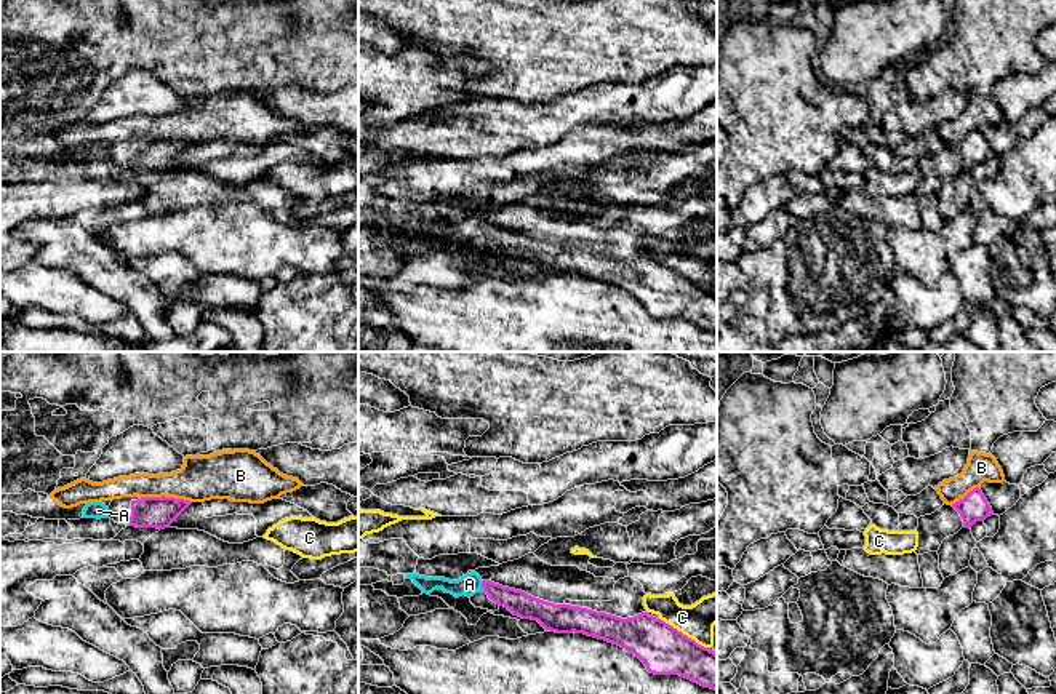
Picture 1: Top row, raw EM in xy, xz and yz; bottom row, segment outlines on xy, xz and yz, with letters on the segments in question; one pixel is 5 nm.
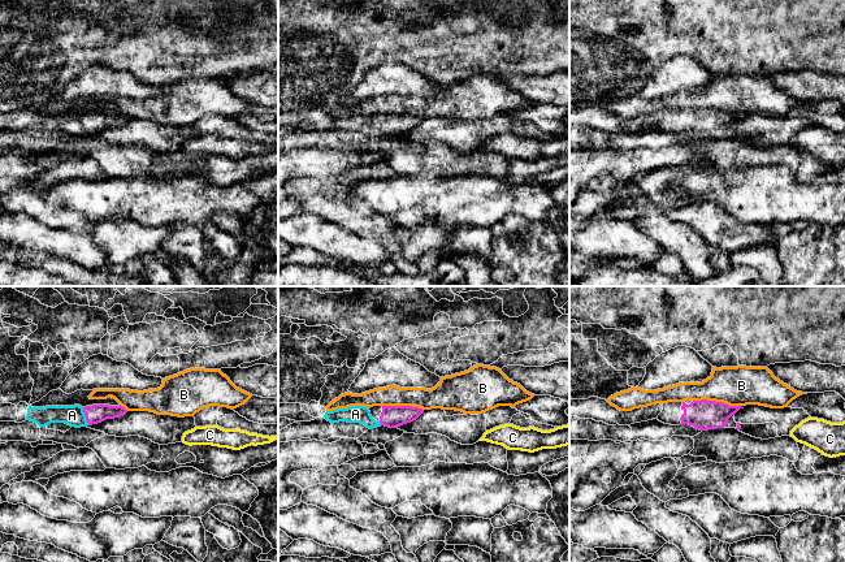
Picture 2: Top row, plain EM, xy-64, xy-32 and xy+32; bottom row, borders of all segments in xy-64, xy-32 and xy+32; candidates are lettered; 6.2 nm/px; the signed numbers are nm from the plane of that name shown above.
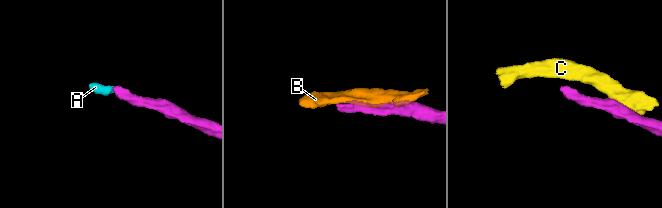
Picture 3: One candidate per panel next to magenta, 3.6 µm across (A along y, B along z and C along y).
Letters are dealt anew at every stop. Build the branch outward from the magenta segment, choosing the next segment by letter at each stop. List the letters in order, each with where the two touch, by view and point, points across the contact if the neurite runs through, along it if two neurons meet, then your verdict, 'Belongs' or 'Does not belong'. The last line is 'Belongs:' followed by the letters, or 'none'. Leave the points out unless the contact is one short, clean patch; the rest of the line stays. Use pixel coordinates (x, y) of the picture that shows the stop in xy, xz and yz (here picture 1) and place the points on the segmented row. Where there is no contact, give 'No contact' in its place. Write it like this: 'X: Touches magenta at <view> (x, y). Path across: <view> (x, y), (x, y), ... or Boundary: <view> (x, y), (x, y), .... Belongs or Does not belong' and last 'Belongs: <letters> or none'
A: Touches magenta at xz (482, 586). Path across: xz (519, 603), (482, 586), (469, 584). Belongs
B: Touches magenta at xy (167, 498). Boundary: xy (141, 496), (173, 496), (191, 502). Does not belong
C: Touches magenta at xz (682, 634). Does not belong
Belongs: A

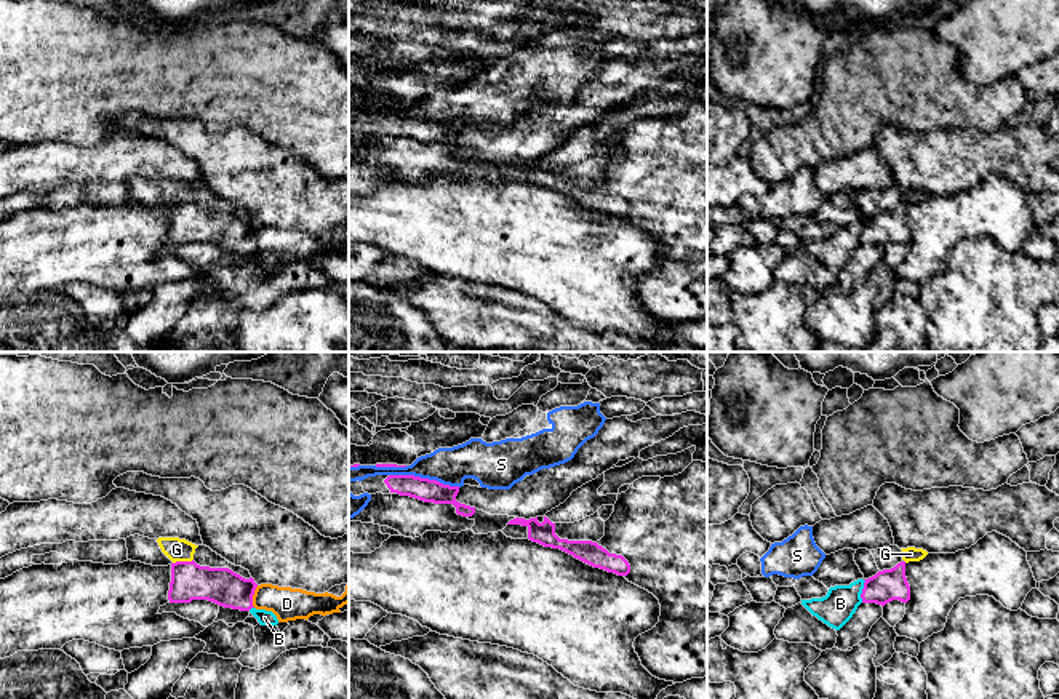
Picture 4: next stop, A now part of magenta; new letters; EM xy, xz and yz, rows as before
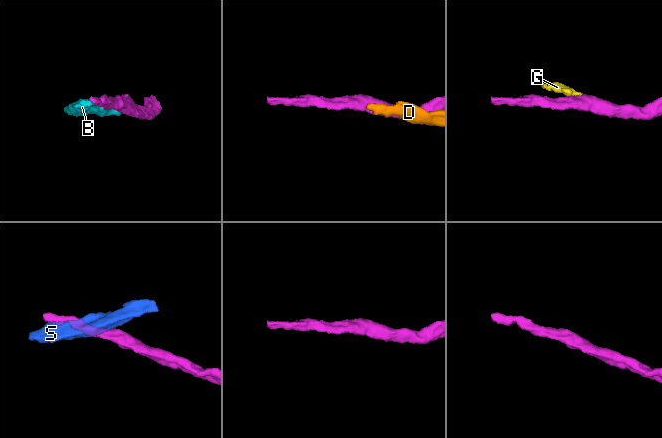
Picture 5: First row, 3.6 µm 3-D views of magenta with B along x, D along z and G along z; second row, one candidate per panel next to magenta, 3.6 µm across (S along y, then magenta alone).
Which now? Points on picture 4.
B: Touches magenta at yz (863, 591). Does not belong
D: Touches magenta at xy (251, 597). Does not belong
G: Touches magenta at xy (183, 562). Boundary: xy (192, 559), (173, 563). Does not belong
S: Touches magenta at xz (424, 479). Boundary: xz (389, 474), (413, 474), (459, 487). Does not belong
Belongs: none

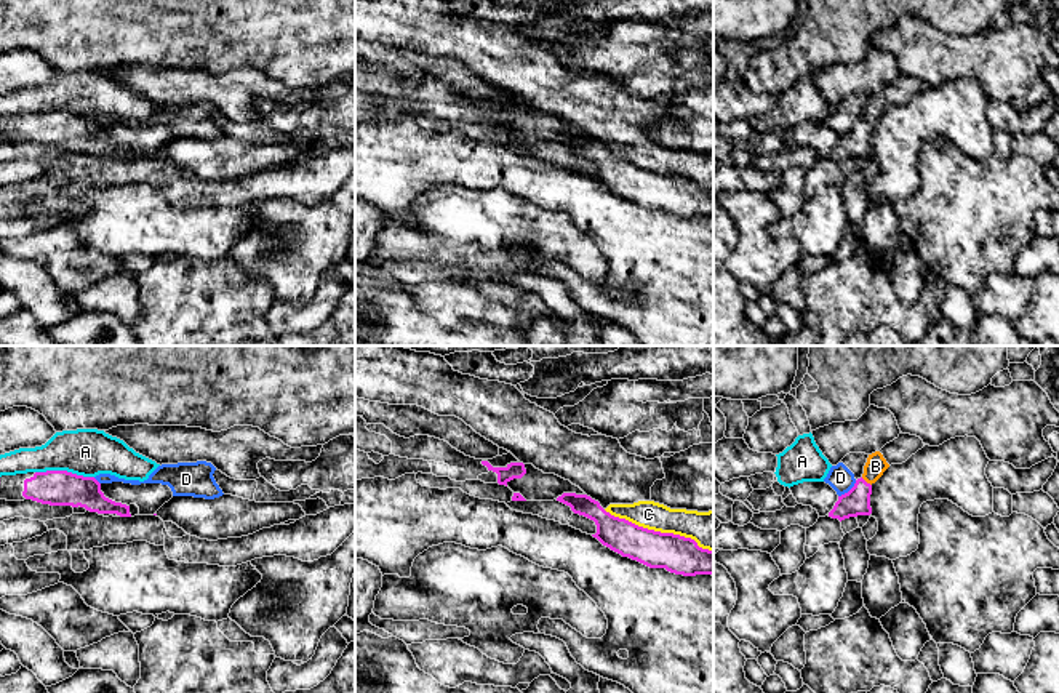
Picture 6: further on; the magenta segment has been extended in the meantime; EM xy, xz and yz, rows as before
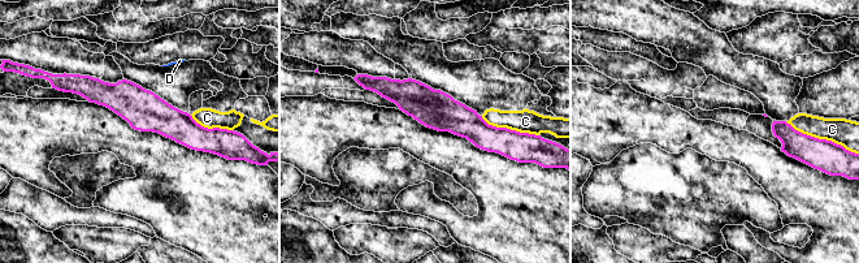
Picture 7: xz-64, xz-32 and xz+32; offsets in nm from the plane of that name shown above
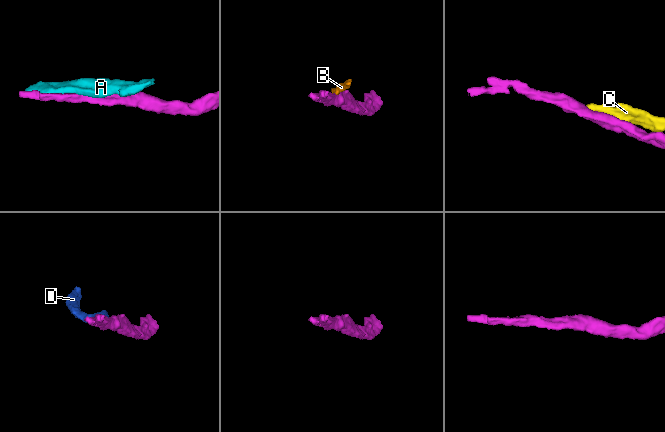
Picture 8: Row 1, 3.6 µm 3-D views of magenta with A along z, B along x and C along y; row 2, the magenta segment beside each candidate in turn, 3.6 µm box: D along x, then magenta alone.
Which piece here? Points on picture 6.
A: Touches magenta at xy (64, 471). Does not belong
B: Touches magenta at yz (864, 480). Does not belong
C: Touches magenta at xz (658, 532). Does not belong
D: Touches magenta at yz (850, 490). Boundary: yz (856, 480), (839, 496). Does not belong
Belongs: none

